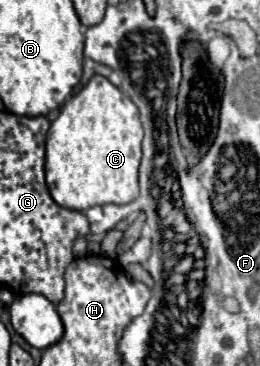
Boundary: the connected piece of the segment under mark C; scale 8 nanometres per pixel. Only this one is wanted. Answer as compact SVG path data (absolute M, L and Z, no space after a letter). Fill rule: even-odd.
M91 76L91 80L71 96L61 114L55 118L47 132L47 152L45 152L45 178L51 198L69 210L87 210L91 206L103 204L127 204L139 196L139 162L141 162L141 140L143 128L139 122L139 110L115 84L105 76Z

